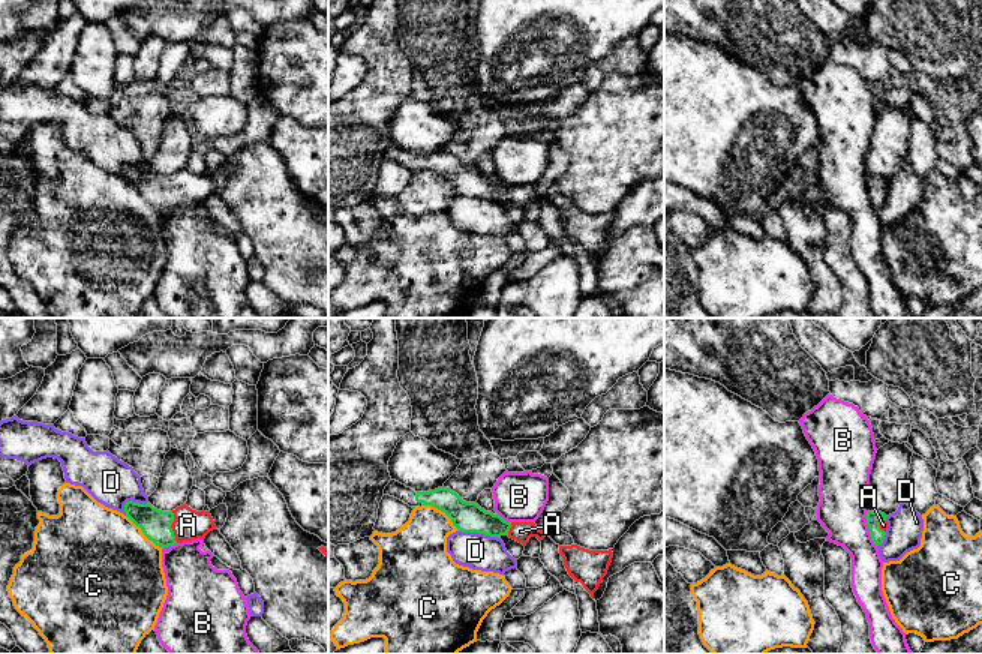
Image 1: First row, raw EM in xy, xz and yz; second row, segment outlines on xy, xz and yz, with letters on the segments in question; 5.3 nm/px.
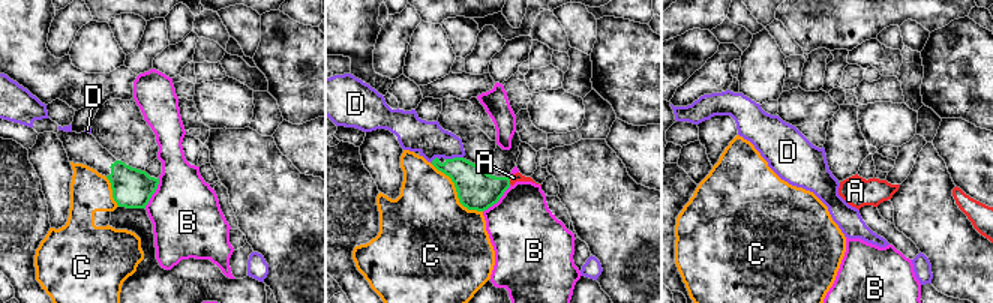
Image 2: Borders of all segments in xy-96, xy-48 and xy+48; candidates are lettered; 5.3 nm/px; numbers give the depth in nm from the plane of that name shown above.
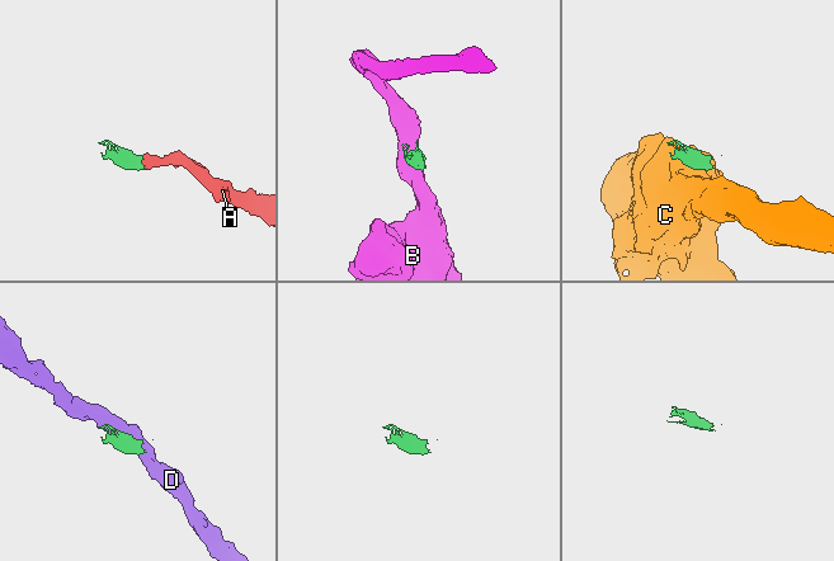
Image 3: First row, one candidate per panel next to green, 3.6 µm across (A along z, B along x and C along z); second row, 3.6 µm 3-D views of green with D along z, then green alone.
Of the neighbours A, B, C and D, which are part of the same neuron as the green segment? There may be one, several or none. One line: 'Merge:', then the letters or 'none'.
Merge: A

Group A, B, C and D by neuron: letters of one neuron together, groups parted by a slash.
A / B / C / D

